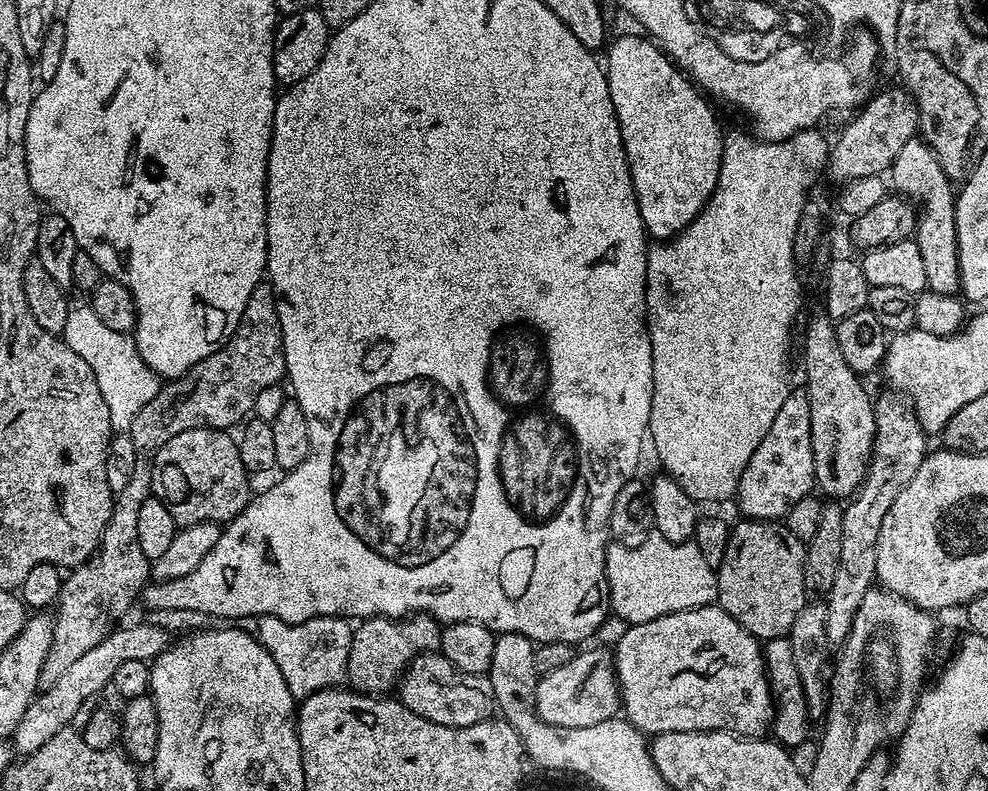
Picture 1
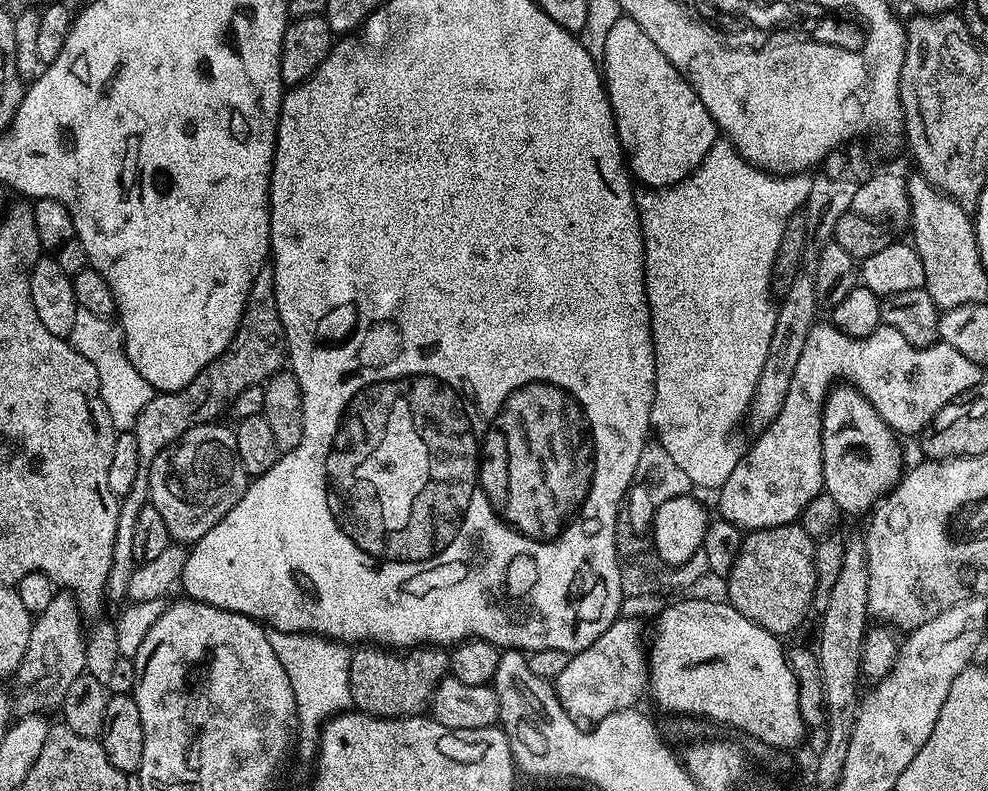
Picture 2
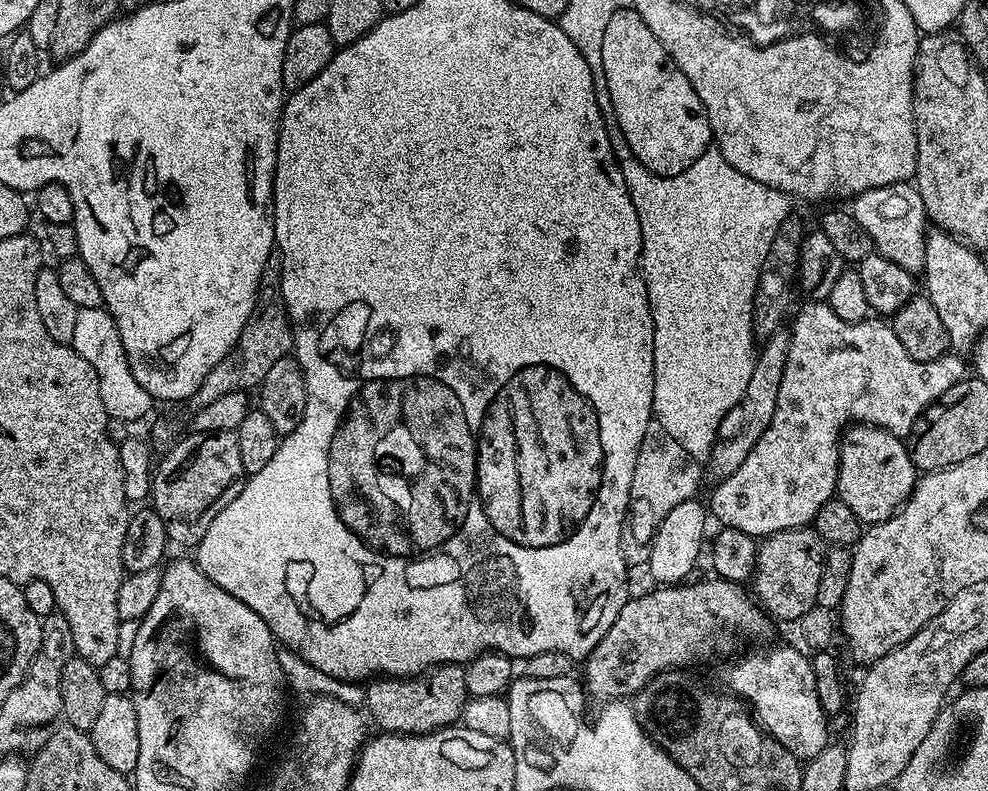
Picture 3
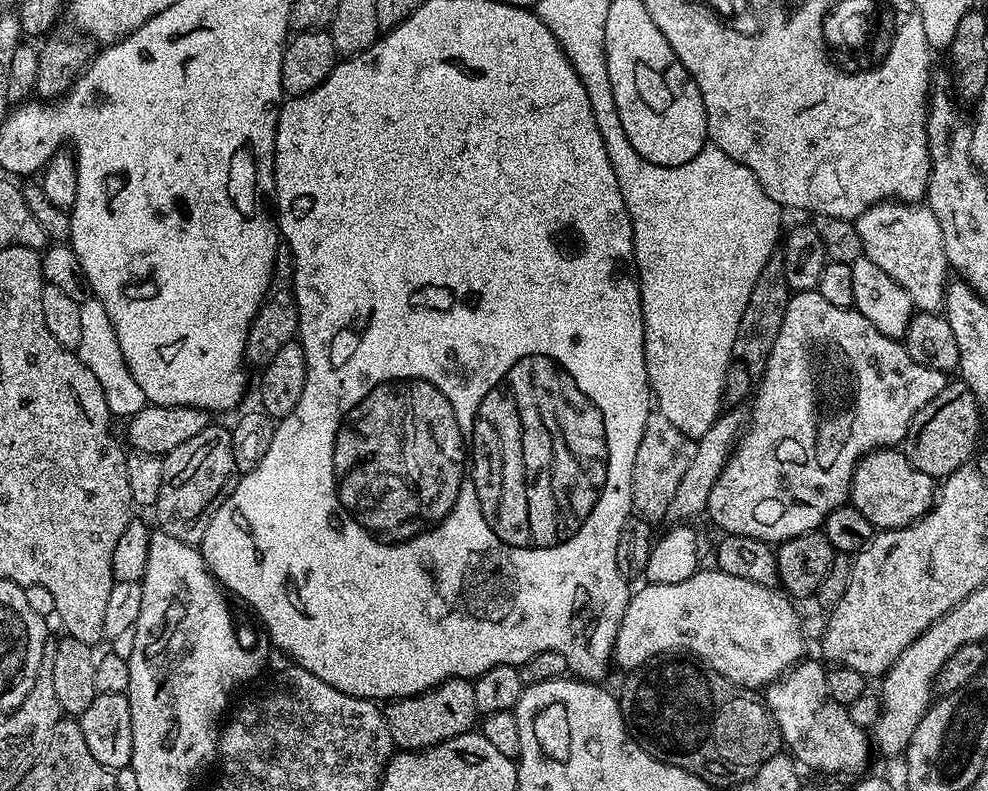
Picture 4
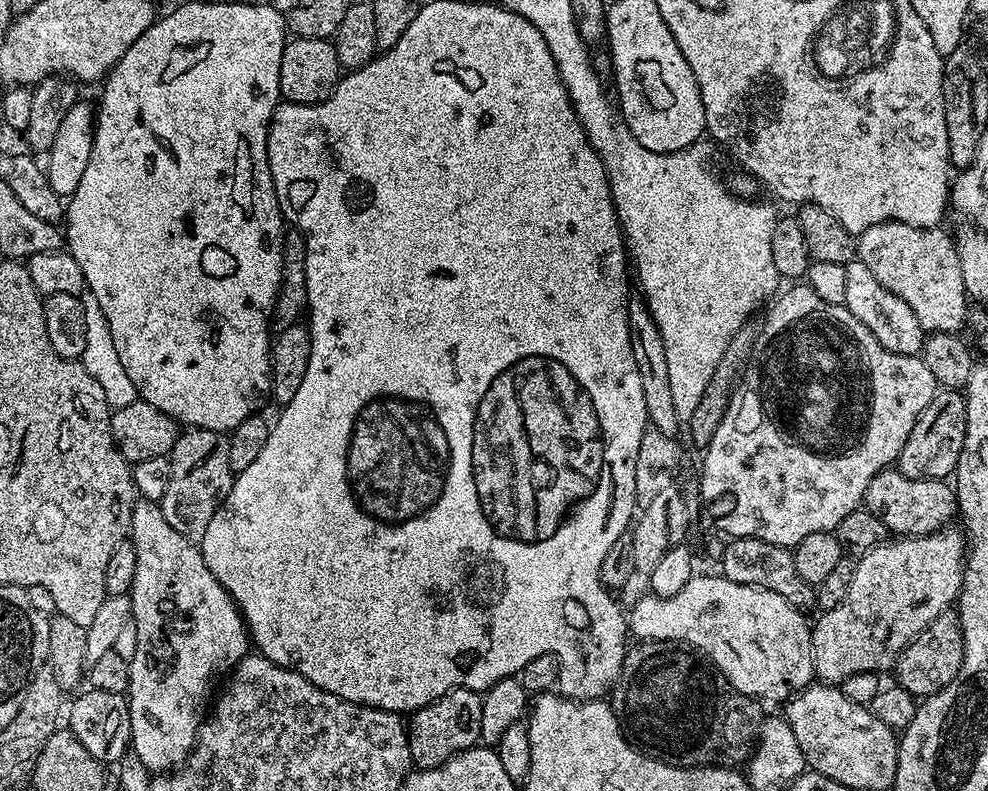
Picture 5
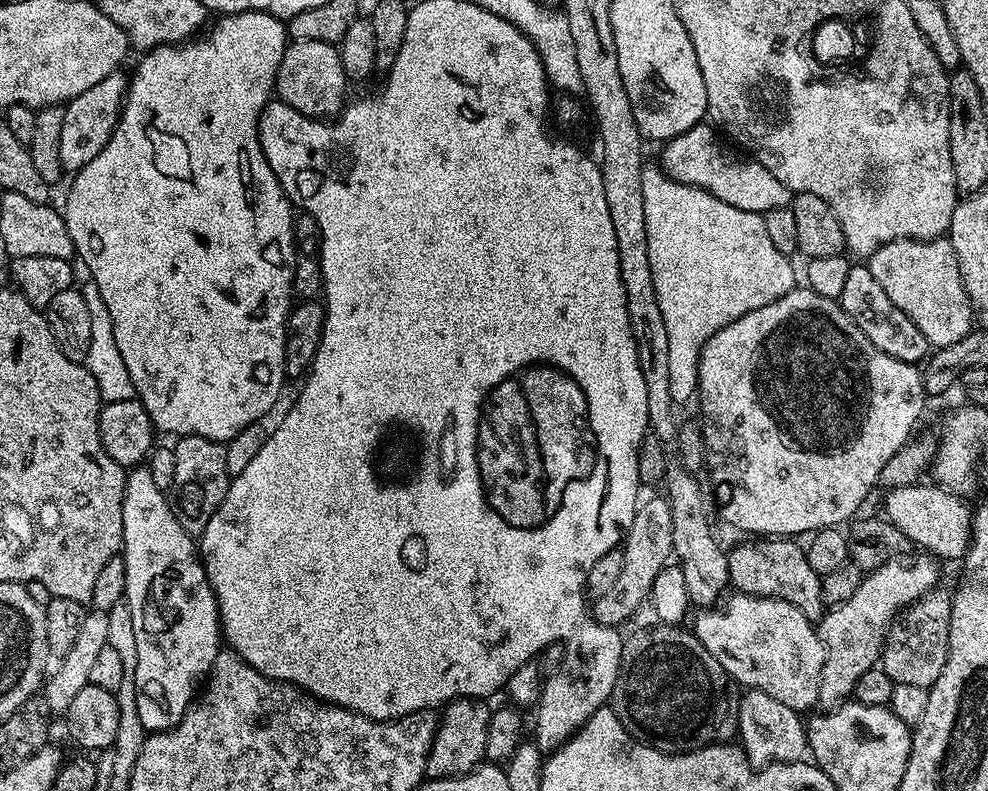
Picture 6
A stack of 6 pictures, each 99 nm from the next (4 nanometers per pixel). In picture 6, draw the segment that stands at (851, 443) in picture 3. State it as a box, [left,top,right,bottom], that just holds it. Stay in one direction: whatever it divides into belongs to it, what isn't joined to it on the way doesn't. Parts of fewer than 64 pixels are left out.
[883,482,972,561]

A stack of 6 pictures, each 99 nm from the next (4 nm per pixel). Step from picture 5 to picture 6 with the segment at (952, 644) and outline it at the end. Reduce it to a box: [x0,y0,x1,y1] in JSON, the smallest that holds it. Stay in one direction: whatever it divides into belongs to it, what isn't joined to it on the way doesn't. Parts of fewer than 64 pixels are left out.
[878,586,952,689]

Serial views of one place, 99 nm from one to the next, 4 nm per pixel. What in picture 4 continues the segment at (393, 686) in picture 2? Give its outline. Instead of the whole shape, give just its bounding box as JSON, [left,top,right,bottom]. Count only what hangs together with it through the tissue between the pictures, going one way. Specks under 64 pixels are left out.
[383,676,478,752]

